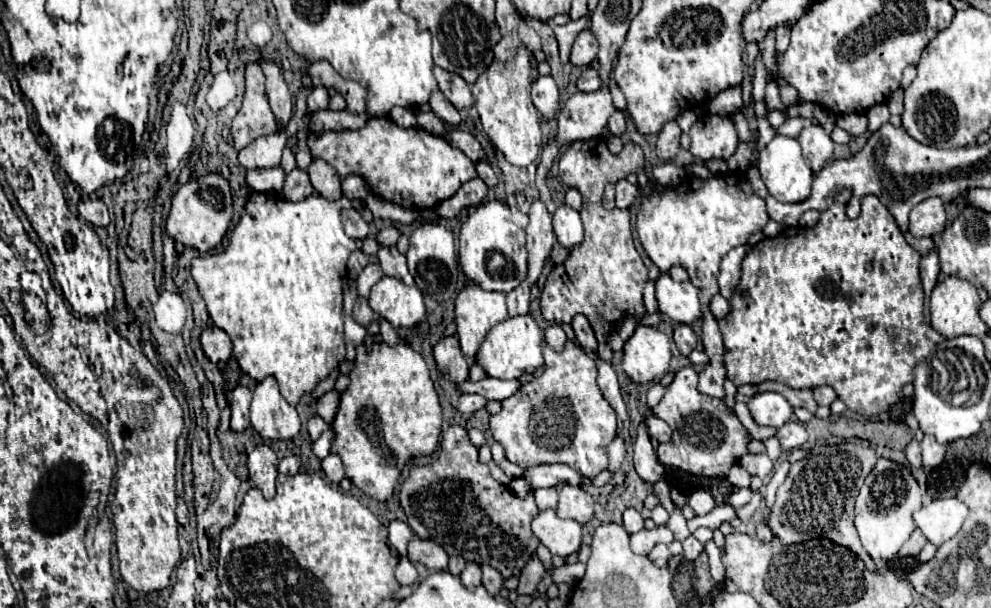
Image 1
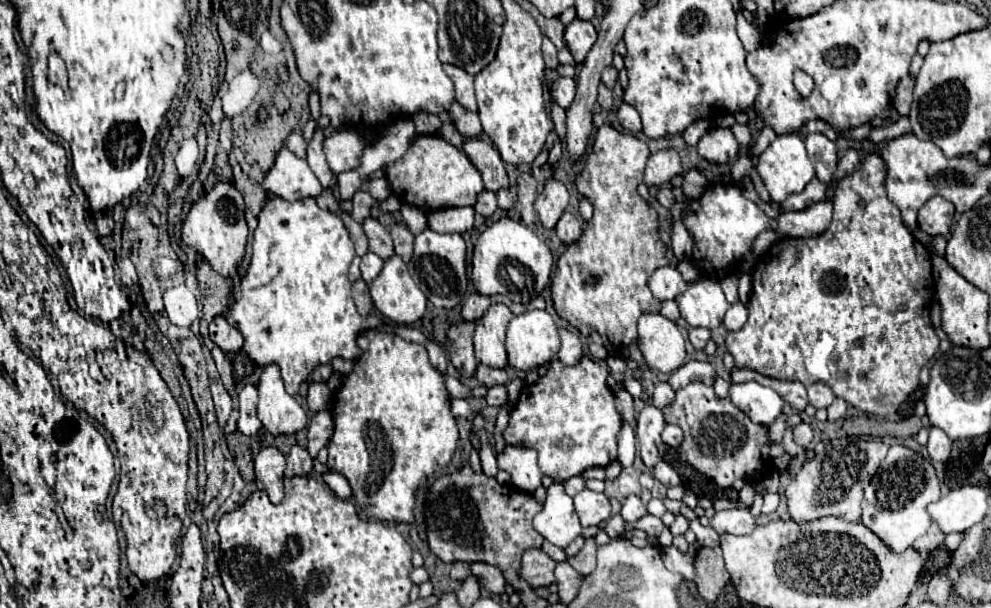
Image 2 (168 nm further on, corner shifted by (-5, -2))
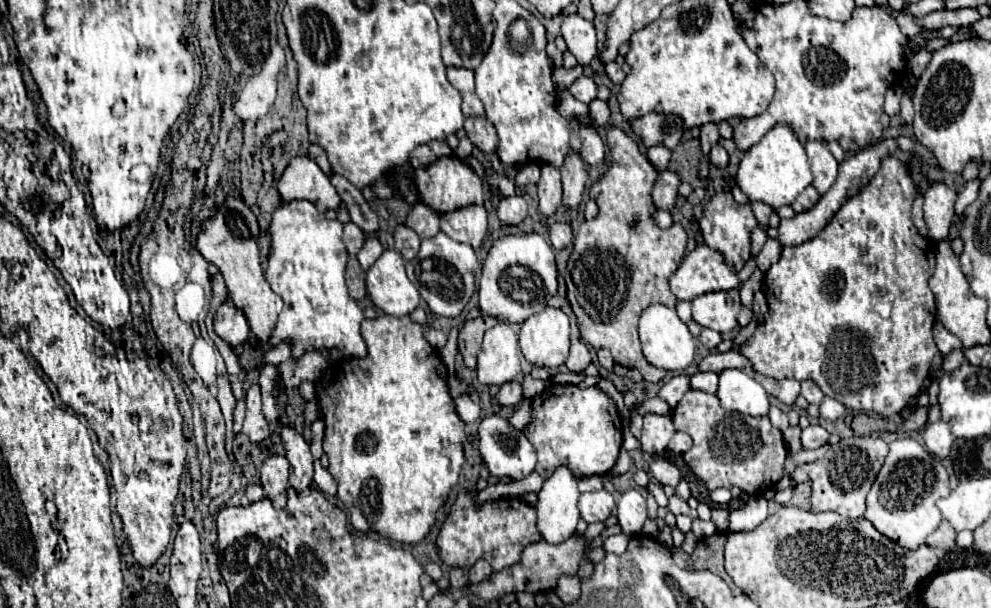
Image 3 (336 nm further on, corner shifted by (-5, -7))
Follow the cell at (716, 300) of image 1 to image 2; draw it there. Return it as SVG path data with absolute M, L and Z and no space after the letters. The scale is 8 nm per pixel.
M737 301L731 305L731 309L725 313L725 319L723 319L723 325L727 331L739 331L747 321L747 307Z

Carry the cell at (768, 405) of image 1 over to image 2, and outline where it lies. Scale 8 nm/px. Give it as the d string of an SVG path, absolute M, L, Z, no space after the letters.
M757 381L731 383L729 399L735 407L745 411L753 423L761 425L771 425L783 411L783 399L771 387L759 385Z

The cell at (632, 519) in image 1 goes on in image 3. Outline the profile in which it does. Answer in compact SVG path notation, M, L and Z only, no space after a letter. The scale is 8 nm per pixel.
M627 490L617 504L617 518L625 536L641 534L641 528L647 520L645 496L639 490Z

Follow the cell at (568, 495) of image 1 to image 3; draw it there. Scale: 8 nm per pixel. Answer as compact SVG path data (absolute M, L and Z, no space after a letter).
M607 490L587 492L587 494L581 494L579 498L579 512L587 524L605 522L611 516L613 506L615 506L615 500Z

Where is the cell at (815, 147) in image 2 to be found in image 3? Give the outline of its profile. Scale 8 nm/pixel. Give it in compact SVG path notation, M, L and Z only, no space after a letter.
M807 142L805 144L805 150L807 150L807 156L811 160L811 170L813 170L813 186L817 188L819 194L825 194L835 178L837 178L837 160L835 156L827 150L825 142Z

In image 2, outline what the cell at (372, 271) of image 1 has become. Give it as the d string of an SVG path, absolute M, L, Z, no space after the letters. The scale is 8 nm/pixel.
M367 251L363 257L361 257L361 277L365 283L371 283L379 271L383 267L383 259L379 255L375 255L373 251Z

